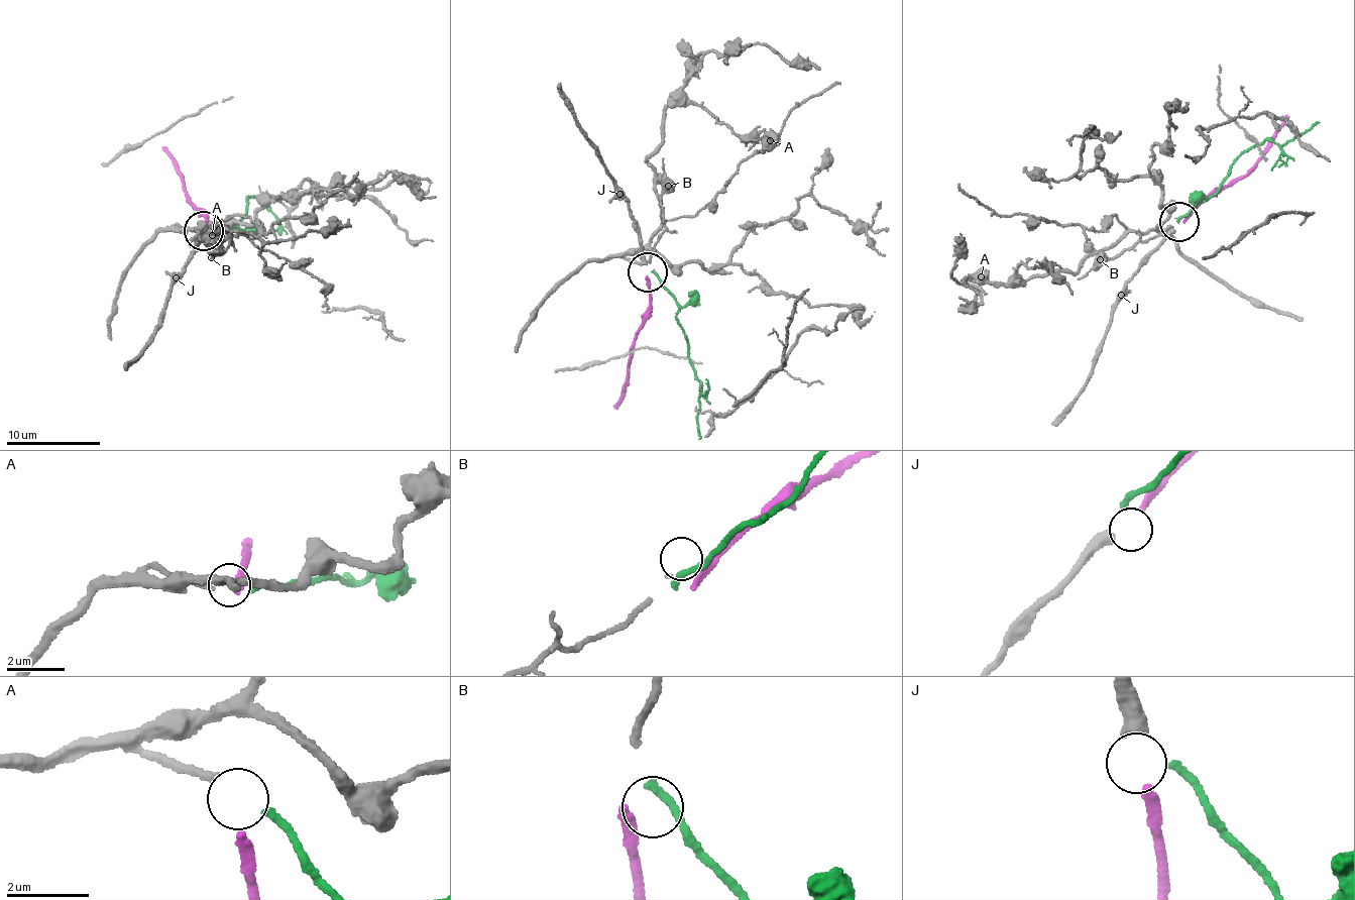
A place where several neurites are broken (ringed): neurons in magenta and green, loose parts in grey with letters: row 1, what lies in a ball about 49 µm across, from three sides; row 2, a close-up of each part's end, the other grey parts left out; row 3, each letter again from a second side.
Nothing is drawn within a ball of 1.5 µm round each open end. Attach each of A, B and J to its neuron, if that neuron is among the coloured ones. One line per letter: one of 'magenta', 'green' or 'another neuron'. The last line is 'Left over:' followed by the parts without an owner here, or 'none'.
A: green
B: another neuron
J: magenta
Left over: B

